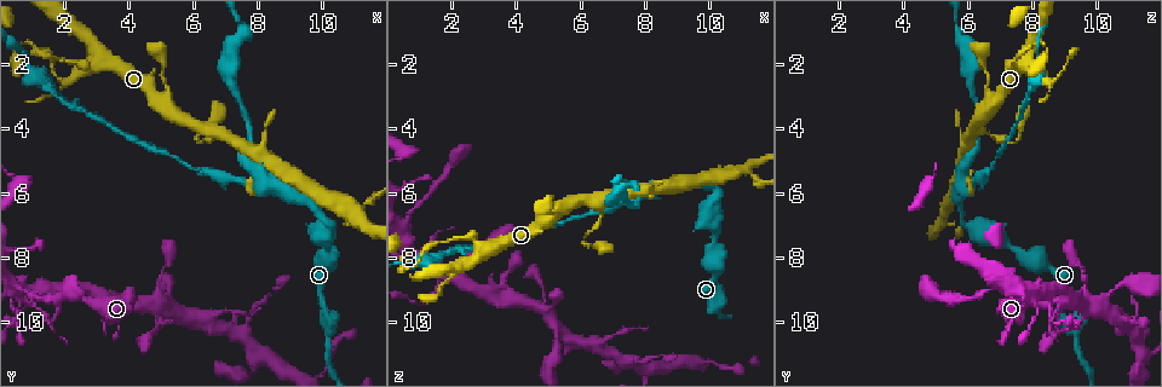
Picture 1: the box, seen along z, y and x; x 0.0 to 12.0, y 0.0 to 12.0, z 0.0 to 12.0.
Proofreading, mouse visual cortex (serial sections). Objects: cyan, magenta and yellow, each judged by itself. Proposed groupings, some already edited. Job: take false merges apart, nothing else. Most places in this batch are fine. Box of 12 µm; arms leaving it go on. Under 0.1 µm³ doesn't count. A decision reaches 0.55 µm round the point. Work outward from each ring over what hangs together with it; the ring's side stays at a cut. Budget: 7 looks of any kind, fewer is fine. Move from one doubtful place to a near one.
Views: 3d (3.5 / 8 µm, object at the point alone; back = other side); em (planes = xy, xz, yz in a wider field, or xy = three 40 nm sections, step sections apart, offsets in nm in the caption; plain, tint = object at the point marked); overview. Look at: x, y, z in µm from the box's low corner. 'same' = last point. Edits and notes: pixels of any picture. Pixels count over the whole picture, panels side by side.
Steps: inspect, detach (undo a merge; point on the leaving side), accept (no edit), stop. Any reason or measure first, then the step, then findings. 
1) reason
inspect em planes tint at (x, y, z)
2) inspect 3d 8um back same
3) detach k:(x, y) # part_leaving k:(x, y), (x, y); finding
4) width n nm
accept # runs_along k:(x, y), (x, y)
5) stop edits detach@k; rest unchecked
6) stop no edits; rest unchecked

thin arm on a thick one
inspect 3d 3.5um at (8.3, 5.7, 5.9)

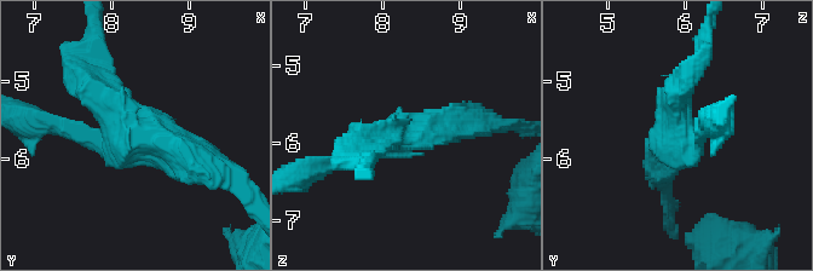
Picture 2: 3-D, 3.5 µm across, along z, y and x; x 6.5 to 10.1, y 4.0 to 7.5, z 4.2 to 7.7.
arms 3; arm_widths 150, 350, 450 nm
inspect em xy step 2 tint at (8.30, 5.70, 5.85)

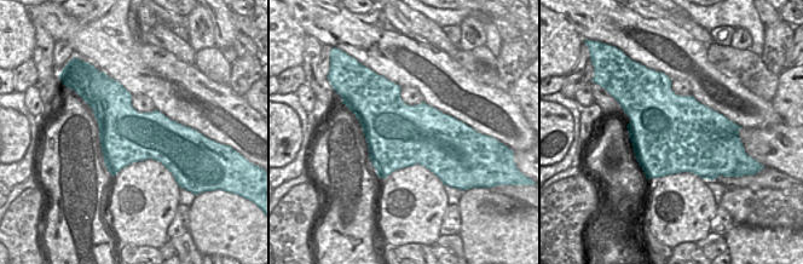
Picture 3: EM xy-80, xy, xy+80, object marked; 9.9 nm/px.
width 650 nm
accept # runs_along 2:(208, 167), (133, 138), (81, 75); all the same cell

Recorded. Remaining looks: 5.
a narrow waist
inspect 3d 3.5um at (1.7, 1.8, 7.4)

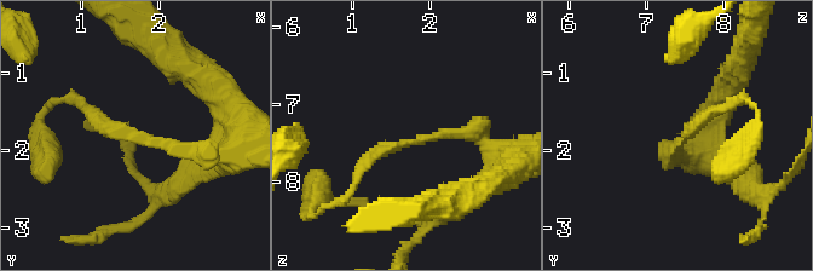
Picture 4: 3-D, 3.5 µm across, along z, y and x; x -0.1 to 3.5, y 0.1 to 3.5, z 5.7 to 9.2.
arm_widths 200, 200 nm
inspect em xy step 5 tint at (1.70, 1.80, 7.50)

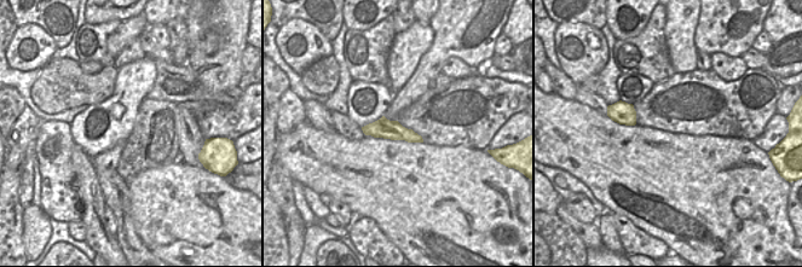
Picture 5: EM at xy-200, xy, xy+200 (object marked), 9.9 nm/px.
accept # runs_along 4:(480, 137), (439, 133), (380, 149), (355, 186); one cell here

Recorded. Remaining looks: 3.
two arms in line, one across
inspect 3d 3.5um at (3.4, 9.3, 8.9)

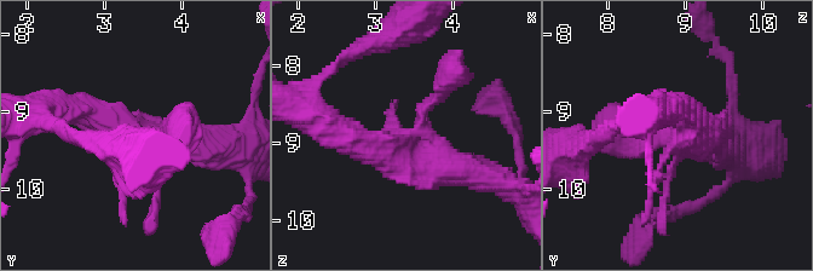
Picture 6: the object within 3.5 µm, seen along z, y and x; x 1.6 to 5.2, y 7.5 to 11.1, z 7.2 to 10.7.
now the EM
inspect em xy step 2 tint at (3.45, 9.30, 8.95)

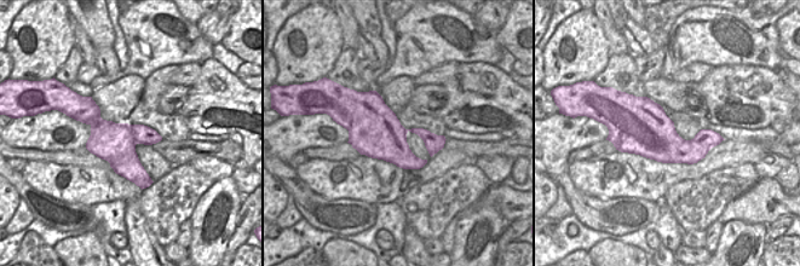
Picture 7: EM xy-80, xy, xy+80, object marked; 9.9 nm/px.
width 500 nm
accept # runs_along 6:(327, 126), (404, 163), (472, 172); continuous, no second cell

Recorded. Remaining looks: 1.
stop no edits; rest unchecked

